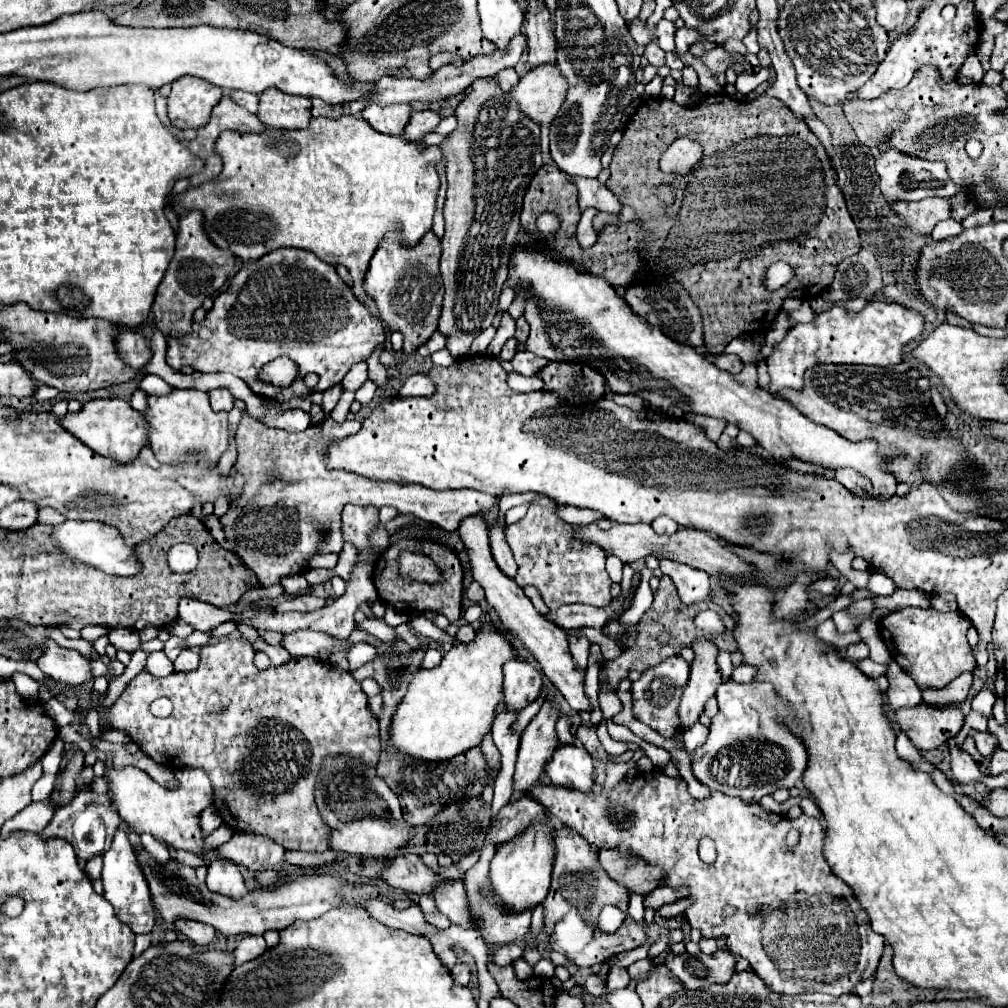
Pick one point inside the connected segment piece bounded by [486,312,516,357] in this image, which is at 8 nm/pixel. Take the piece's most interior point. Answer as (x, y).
(506, 330)

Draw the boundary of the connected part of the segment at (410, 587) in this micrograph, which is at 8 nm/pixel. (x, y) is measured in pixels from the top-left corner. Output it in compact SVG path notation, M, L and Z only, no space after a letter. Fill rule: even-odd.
M398 541L396 545L392 545L390 549L386 549L376 565L374 565L374 585L376 585L376 591L378 591L378 597L382 603L386 605L415 605L420 611L436 611L436 613L442 613L450 623L458 621L460 617L460 601L462 601L462 567L460 567L460 561L456 557L454 551L450 551L448 547L440 545L440 543L434 543L434 541ZM402 551L414 551L414 553L424 553L426 557L430 557L436 567L440 569L442 573L442 581L436 583L436 585L429 585L428 583L421 583L418 581L412 581L404 579L400 575L400 569L398 569L398 557Z

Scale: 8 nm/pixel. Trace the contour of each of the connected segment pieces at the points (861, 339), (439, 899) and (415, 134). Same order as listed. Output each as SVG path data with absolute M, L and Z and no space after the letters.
M868 301L868 305L858 313L836 305L824 313L818 313L810 323L790 327L786 337L774 345L772 355L766 359L768 373L772 377L770 393L780 397L782 389L800 391L804 387L804 371L822 363L892 367L902 361L904 347L920 337L922 331L924 317L918 311L896 303L888 305L882 301Z
M444 879L444 885L434 893L436 907L444 913L454 925L474 929L474 921L470 919L468 905L466 905L466 891L462 879Z
M418 111L410 117L406 129L404 129L404 141L420 143L424 135L432 133L434 127L440 123L440 115L434 111Z

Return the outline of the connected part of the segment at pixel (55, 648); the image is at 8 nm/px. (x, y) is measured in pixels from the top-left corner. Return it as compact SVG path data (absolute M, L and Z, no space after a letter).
M52 639L46 641L46 651L36 665L46 677L52 677L66 685L86 685L94 679L90 659L86 659L78 651L56 645Z

